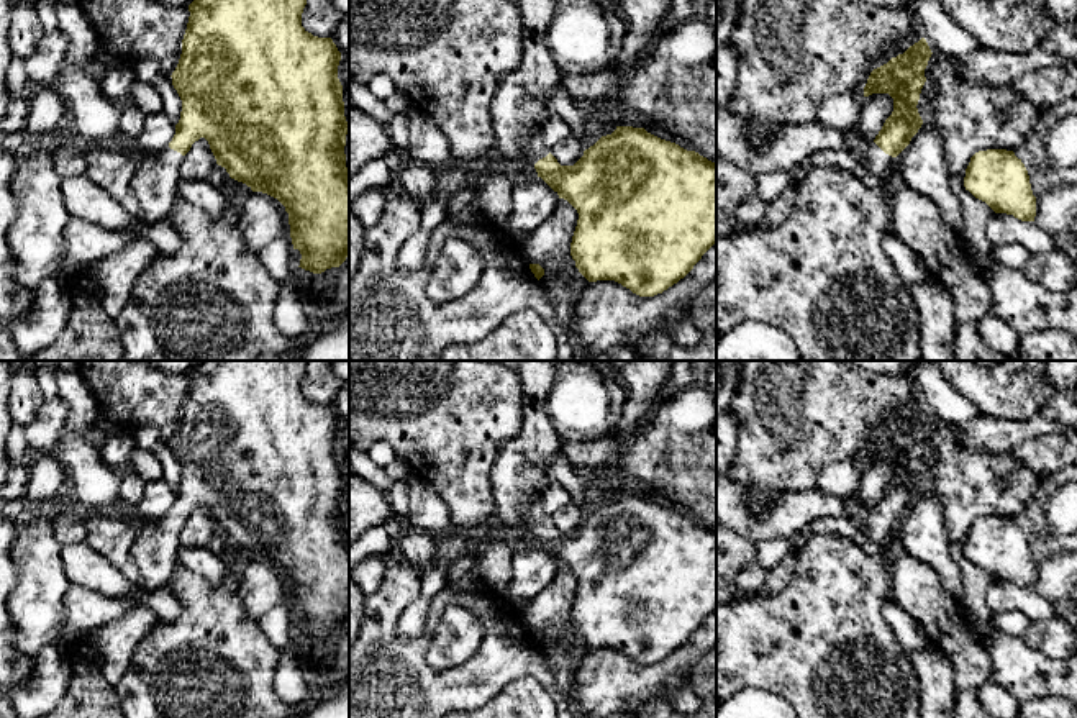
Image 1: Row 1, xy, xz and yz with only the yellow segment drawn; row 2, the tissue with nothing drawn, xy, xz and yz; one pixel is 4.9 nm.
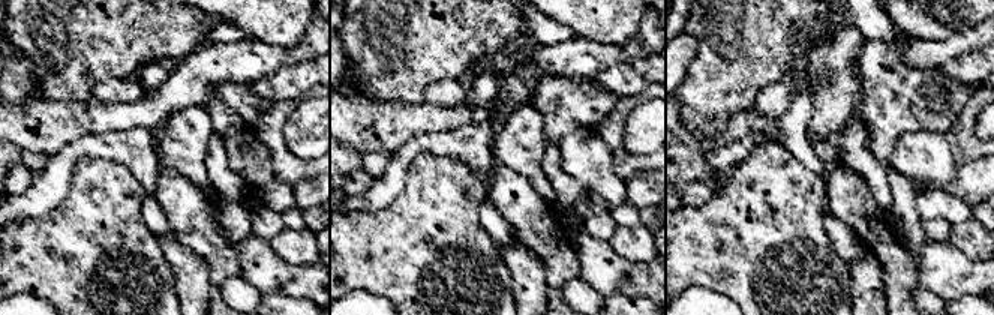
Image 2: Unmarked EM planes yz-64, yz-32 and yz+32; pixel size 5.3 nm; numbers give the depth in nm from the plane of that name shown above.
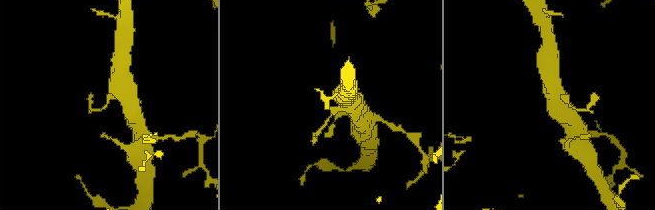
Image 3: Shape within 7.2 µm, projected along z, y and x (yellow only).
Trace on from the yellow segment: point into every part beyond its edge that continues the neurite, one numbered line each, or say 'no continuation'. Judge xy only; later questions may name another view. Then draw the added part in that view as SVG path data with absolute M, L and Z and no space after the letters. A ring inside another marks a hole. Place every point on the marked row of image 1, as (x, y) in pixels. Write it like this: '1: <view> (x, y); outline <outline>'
1: xy (154, 184); outline M169 146L136 156L138 164L131 189L139 203L143 223L162 221L179 197L177 189L184 156Z

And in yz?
1: yz (877, 163); outline M870 143L866 152L866 159L861 161L856 152L844 149L839 151L820 151L807 157L800 166L800 175L770 203L766 205L766 210L757 228L734 228L734 233L754 233L762 228L779 226L792 211L797 190L805 180L805 177L816 167L839 169L856 174L856 169L862 166L870 175L877 177L885 192L885 198L892 198L892 185L888 180L888 167L895 162L895 157L885 154L875 143Z

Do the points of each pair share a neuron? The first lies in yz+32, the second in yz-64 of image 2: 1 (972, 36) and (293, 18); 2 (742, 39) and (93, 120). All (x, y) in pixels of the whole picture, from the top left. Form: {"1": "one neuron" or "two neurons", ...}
{"1": "two neurons", "2": "two neurons"}

